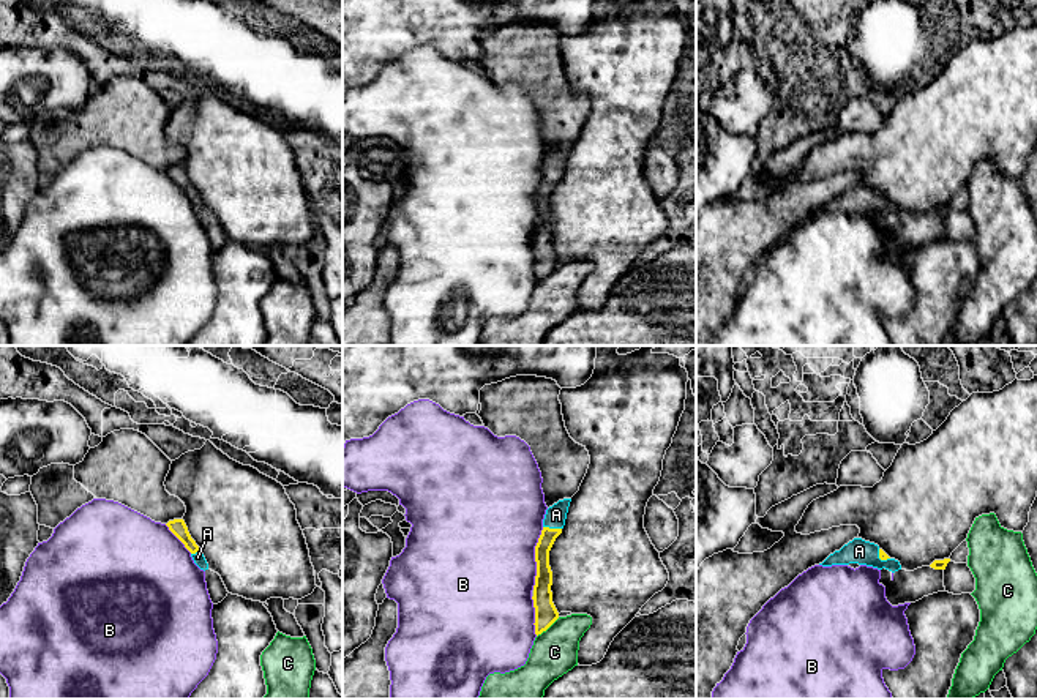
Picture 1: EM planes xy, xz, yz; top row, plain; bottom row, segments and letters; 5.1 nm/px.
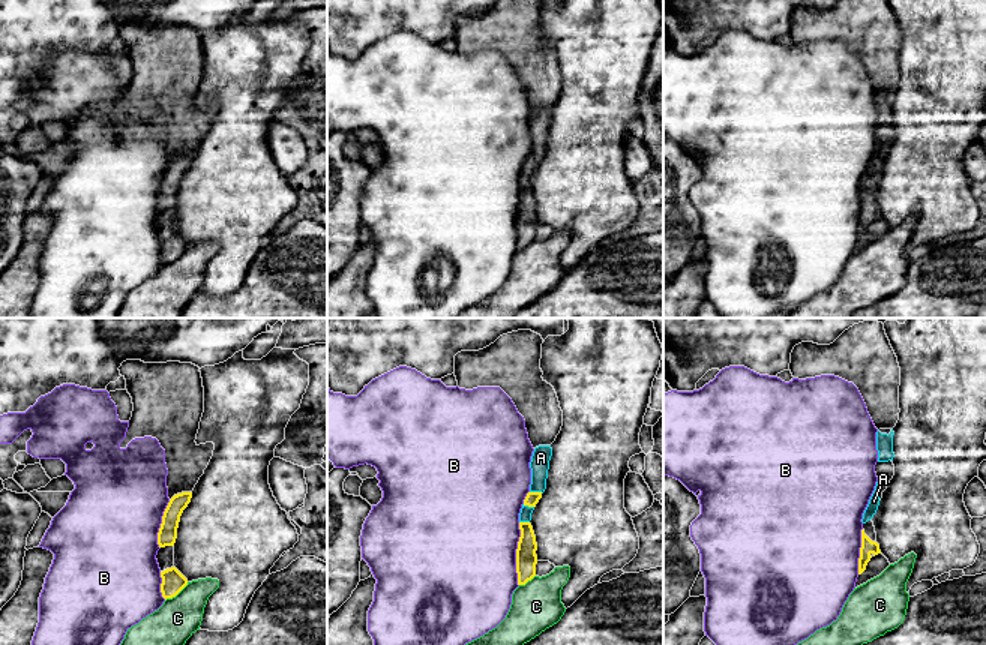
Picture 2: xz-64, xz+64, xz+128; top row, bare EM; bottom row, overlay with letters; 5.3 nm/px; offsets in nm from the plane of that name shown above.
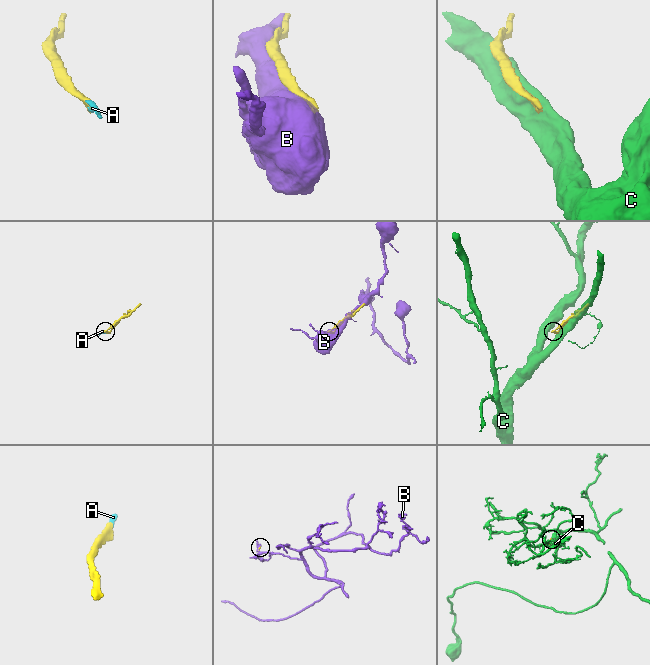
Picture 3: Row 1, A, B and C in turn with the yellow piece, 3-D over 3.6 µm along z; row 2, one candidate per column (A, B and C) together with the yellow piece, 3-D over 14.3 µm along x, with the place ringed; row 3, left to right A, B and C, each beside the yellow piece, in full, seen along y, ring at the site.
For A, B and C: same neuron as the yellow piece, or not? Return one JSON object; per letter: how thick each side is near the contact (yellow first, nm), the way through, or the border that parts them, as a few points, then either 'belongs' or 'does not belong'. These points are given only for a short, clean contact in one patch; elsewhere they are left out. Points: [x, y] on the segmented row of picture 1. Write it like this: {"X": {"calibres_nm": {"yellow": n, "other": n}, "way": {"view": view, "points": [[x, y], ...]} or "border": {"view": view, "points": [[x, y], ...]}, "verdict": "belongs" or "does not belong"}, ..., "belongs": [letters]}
{"A": {"calibres_nm": {"yellow": 80, "other": 110}, "way": {"view": "xz", "points": [[548, 535], [553, 529], [556, 515]]}, "verdict": "belongs"}, "B": {"calibres_nm": {"yellow": 100, "other": 500}, "verdict": "does not belong"}, "C": {"calibres_nm": {"yellow": 110, "other": 240}, "verdict": "does not belong"}, "belongs": ["A"]}

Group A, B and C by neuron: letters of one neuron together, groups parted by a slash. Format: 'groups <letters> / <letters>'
groups A / B / C

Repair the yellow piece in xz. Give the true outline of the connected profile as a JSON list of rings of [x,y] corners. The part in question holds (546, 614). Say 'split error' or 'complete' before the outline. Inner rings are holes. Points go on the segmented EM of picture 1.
split error; [[[563,499],[546,510],[543,530],[535,546],[537,576],[533,585],[535,634],[546,631],[557,619],[559,612],[552,603],[552,571],[549,566],[549,551],[565,525],[571,499]]]

